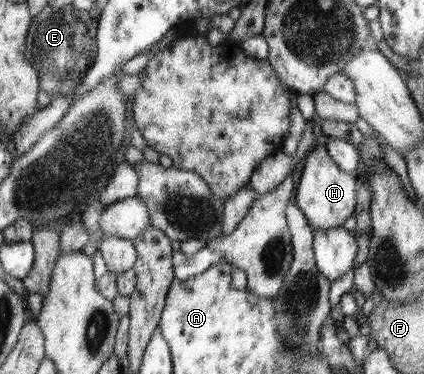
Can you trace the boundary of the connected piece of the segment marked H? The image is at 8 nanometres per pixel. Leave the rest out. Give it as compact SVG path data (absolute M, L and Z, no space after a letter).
M318 144L312 148L304 161L300 181L296 187L296 205L313 225L314 230L338 227L354 213L354 207L357 207L356 181L358 180L355 174L342 170L325 147Z

